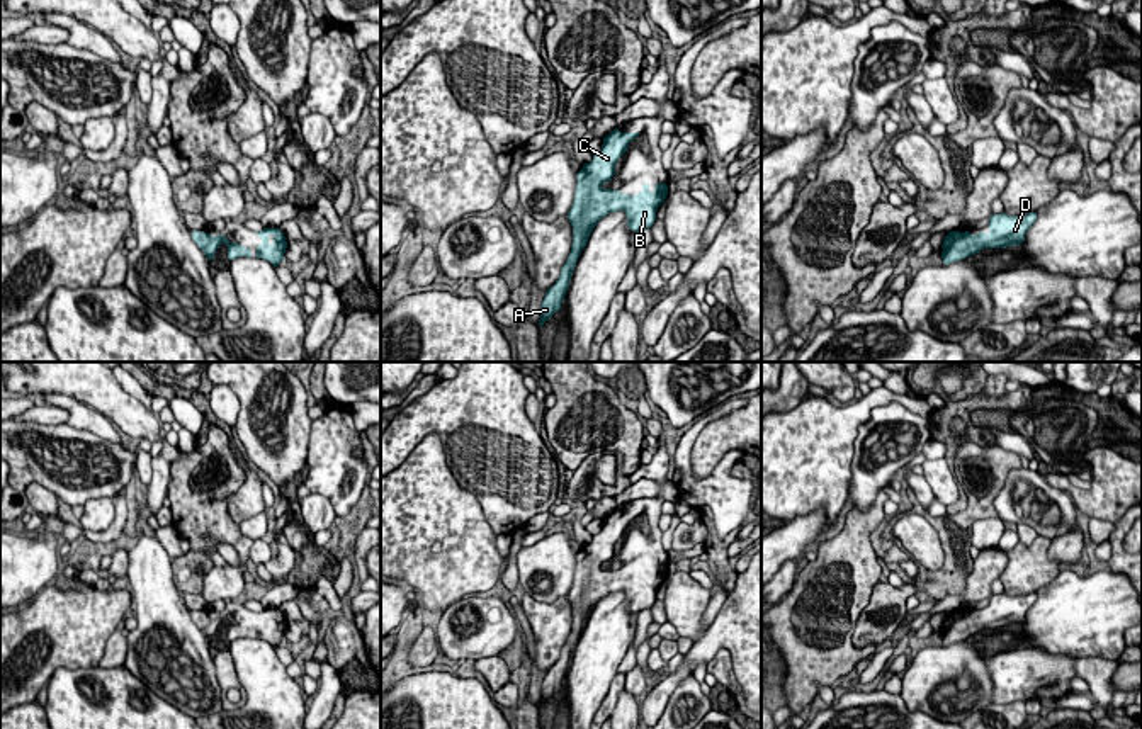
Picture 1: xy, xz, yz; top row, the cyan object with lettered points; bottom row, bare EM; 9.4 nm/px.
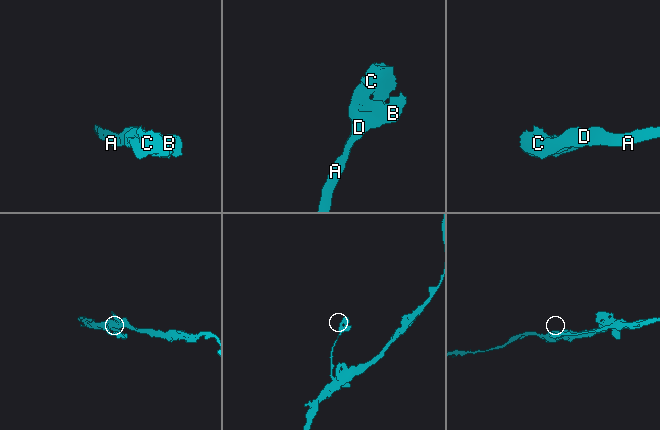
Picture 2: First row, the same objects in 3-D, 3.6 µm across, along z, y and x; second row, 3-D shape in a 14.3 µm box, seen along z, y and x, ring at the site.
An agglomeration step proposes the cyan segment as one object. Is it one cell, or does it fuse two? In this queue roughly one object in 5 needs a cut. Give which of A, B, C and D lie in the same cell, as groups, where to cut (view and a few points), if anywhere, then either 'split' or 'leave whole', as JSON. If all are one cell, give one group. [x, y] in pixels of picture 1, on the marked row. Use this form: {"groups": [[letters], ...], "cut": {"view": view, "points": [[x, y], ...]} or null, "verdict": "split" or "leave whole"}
{"groups": [["A", "B", "C", "D"]], "cut": null, "verdict": "leave whole"}

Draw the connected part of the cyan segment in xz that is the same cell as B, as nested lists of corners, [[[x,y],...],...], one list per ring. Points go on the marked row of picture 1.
[[[615,127],[603,138],[602,150],[593,155],[593,160],[585,163],[576,173],[576,194],[568,212],[568,219],[573,226],[571,253],[561,268],[559,279],[546,292],[540,306],[540,328],[556,311],[561,309],[581,250],[586,246],[593,228],[602,218],[610,212],[624,211],[629,229],[636,233],[654,224],[656,211],[668,195],[666,184],[656,184],[653,192],[649,190],[649,184],[644,184],[642,190],[636,195],[602,187],[605,182],[612,180],[615,175],[615,163],[627,151],[629,143],[639,134],[641,133],[620,133]]]

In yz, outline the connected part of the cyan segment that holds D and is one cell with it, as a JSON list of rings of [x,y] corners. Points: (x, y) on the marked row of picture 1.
[[[1004,212],[989,218],[989,233],[950,231],[943,240],[941,258],[948,265],[979,253],[984,248],[1016,246],[1025,241],[1026,231],[1037,221],[1037,212],[1008,216]]]

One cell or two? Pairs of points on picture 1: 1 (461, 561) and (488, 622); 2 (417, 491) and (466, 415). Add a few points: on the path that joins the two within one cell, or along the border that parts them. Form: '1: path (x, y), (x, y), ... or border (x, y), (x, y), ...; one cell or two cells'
1: border (461, 597), (434, 619); two cells
2: border (407, 456), (437, 434), (447, 468), (463, 486); two cells

